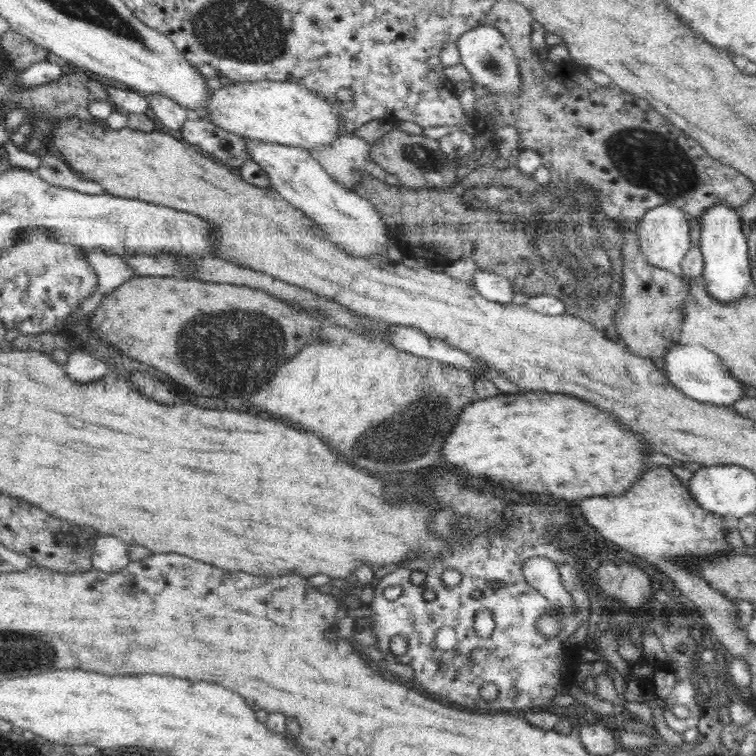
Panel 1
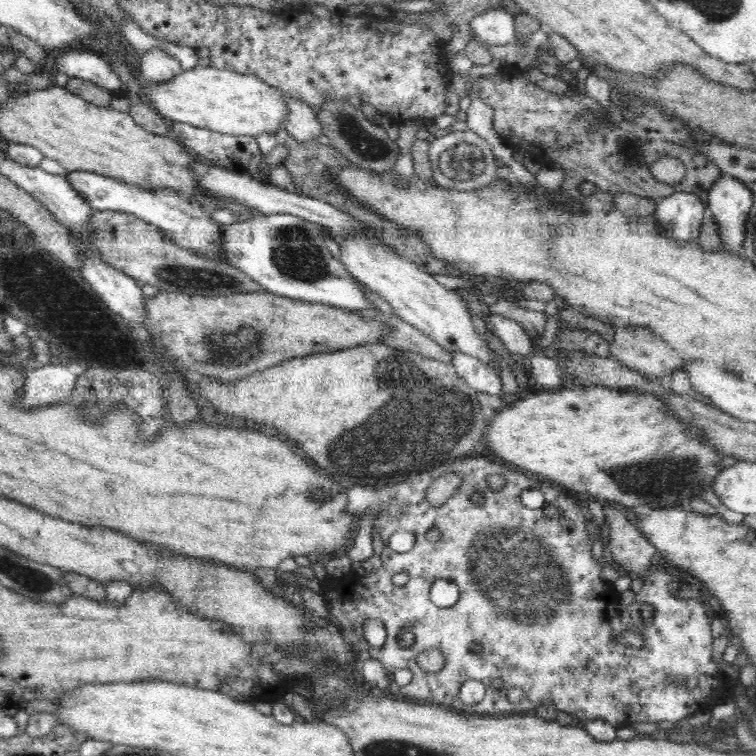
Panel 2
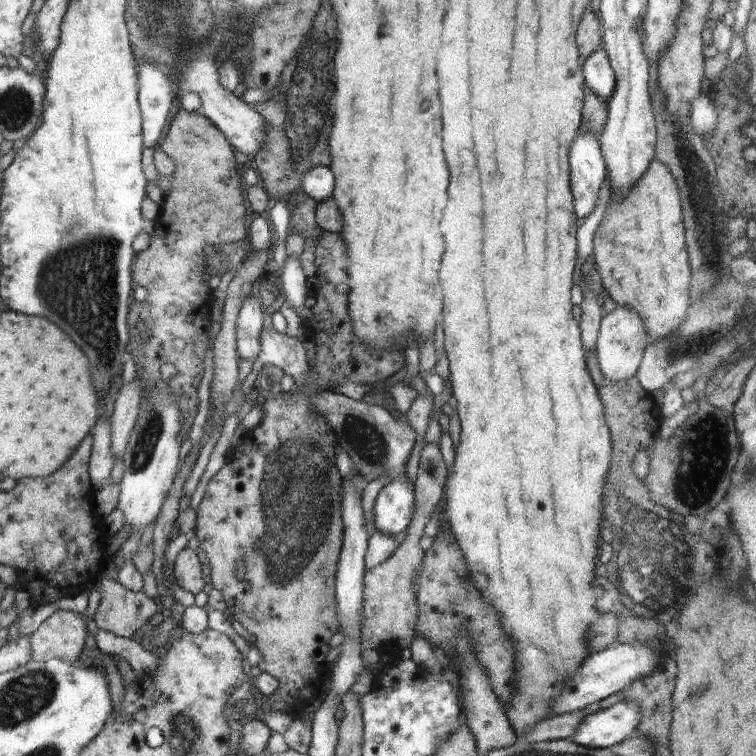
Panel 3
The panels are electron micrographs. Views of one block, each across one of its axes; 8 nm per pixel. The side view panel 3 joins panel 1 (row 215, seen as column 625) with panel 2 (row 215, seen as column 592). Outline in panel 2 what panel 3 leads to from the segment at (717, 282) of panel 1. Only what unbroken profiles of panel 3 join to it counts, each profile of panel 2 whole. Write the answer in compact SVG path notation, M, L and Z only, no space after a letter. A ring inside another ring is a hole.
M724 174L714 182L705 199L719 228L720 249L741 255L745 224L755 195L744 181Z

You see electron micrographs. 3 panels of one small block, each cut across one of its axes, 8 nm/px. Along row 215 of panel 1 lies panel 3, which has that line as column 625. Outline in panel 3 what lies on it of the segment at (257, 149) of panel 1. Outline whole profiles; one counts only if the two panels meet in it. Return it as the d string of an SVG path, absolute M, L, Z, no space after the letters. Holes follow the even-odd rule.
M626 306L606 309L594 349L601 372L606 377L612 381L622 381L636 376L643 353L648 346L649 335L643 324L643 319L633 309Z

